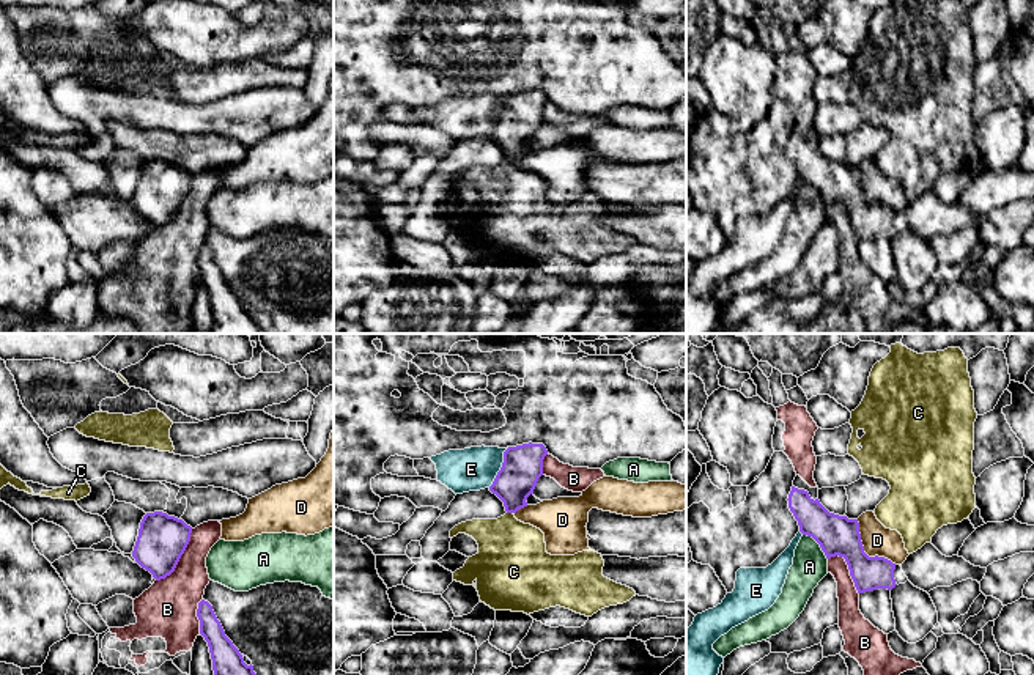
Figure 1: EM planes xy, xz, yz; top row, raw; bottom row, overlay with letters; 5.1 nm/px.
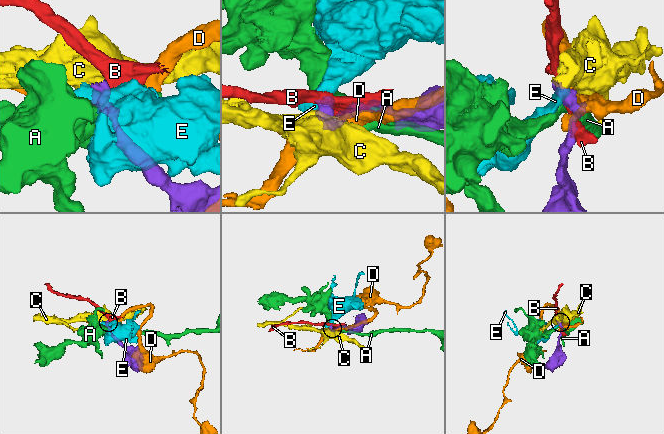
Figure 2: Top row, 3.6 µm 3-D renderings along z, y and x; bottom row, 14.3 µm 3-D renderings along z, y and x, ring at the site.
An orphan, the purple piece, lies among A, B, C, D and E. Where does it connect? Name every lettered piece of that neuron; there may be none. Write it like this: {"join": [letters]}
{"join": []}

